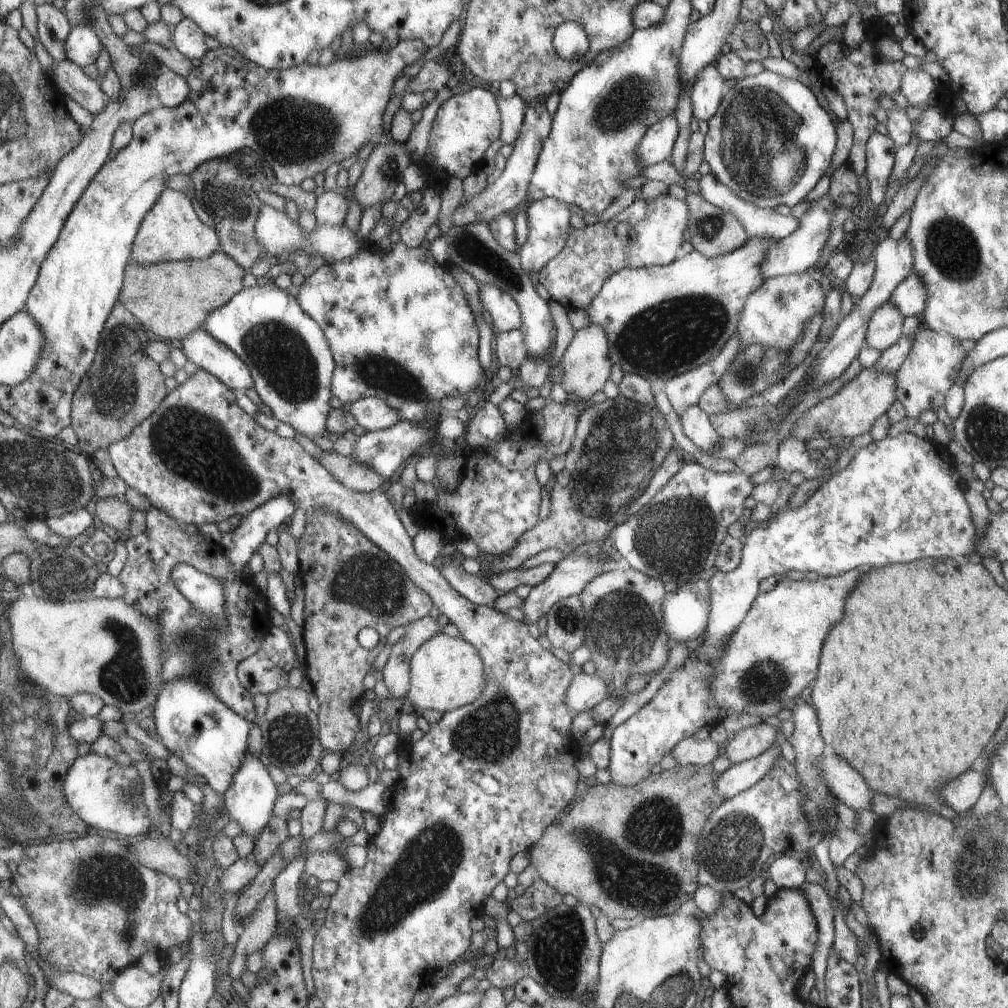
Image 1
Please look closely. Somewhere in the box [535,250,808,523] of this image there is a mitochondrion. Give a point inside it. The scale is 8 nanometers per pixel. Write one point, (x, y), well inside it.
(659, 340)

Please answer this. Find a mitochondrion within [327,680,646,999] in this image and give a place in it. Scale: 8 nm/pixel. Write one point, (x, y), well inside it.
(433, 855)

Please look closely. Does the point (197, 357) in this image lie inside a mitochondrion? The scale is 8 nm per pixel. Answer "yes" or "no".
no

